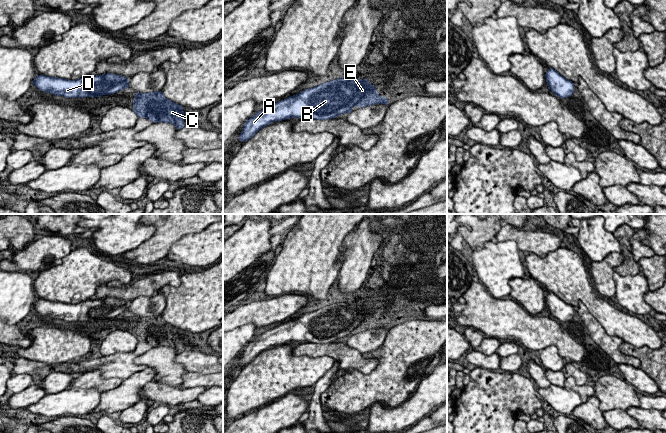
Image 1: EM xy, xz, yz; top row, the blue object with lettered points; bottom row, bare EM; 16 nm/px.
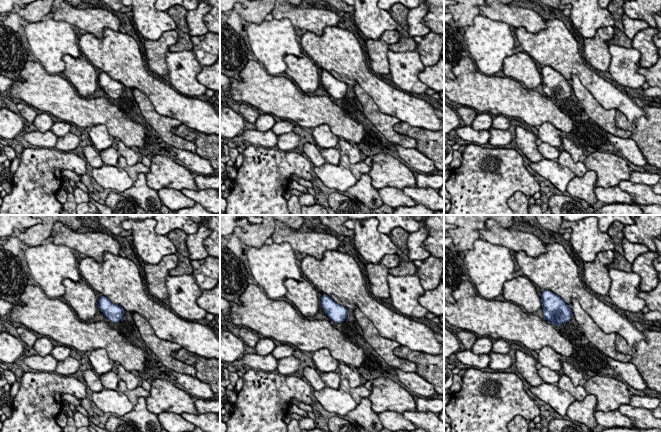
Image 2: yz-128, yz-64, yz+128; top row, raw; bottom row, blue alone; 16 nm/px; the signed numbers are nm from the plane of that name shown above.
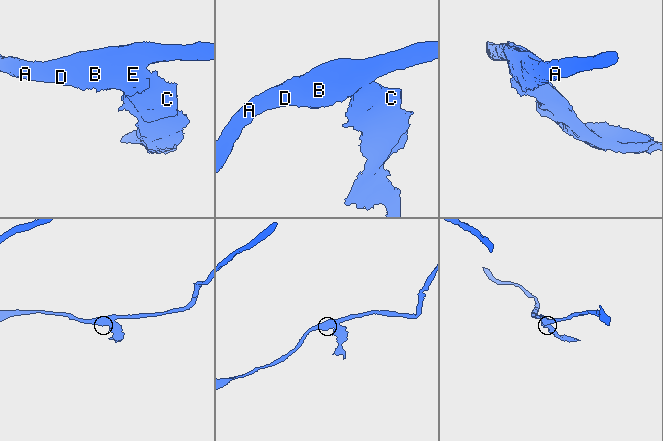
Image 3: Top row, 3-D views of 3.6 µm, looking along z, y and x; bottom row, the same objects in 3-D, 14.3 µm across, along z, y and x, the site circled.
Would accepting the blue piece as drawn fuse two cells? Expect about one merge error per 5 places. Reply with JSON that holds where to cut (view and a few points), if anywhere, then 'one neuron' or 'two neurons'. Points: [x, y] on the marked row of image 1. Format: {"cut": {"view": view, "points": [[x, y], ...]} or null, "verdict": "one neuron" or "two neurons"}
{"cut": null, "verdict": "one neuron"}

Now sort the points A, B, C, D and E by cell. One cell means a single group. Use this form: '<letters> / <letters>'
A B C D E

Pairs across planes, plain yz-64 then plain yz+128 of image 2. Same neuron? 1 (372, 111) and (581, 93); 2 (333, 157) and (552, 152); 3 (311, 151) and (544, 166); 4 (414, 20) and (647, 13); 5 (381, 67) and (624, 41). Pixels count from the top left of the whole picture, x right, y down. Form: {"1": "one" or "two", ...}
{"1": "one", "2": "one", "3": "two", "4": "two", "5": "two"}

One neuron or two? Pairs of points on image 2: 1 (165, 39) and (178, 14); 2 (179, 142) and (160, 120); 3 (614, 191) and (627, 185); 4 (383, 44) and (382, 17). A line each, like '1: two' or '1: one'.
1: two
2: one
3: two
4: two

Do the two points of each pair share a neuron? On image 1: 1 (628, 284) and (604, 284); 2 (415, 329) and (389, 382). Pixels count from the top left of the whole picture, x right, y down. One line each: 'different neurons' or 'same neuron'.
1: different neurons
2: same neuron

